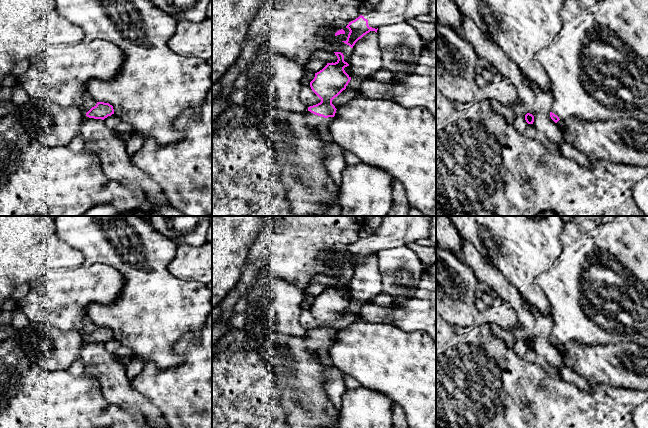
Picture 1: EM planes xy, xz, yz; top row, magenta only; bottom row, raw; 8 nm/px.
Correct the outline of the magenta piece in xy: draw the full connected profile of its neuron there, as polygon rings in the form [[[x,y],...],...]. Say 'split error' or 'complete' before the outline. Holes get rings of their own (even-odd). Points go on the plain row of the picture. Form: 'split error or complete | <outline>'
complete | [[[97,326],[97,328],[86,337],[86,340],[89,342],[104,344],[112,338],[114,338],[112,329],[109,327]]]

